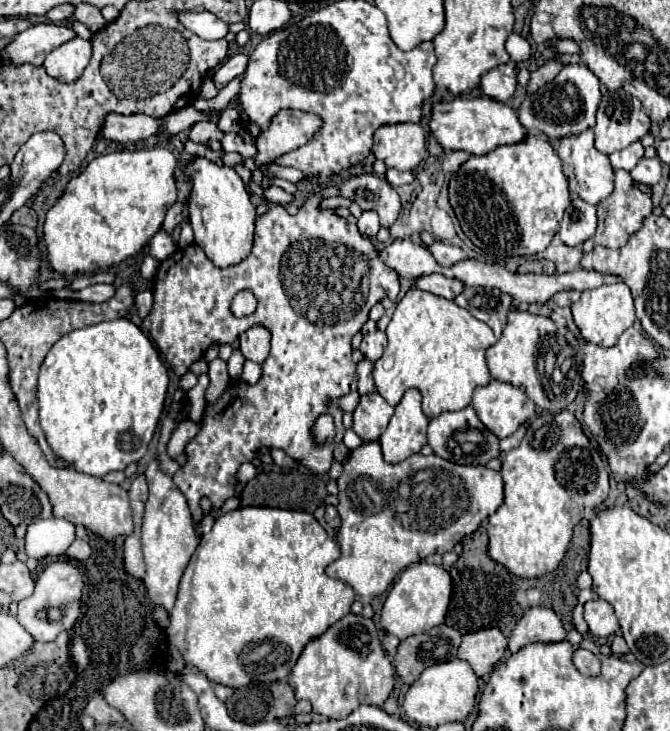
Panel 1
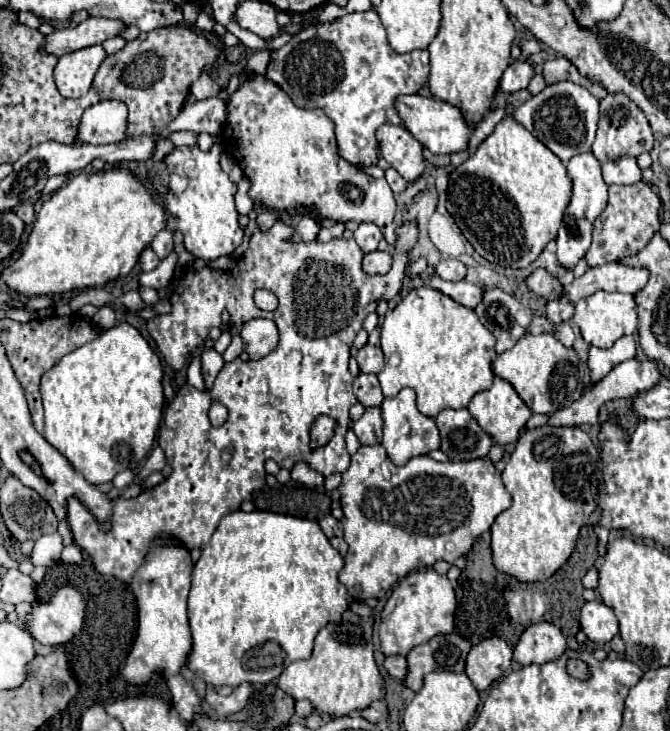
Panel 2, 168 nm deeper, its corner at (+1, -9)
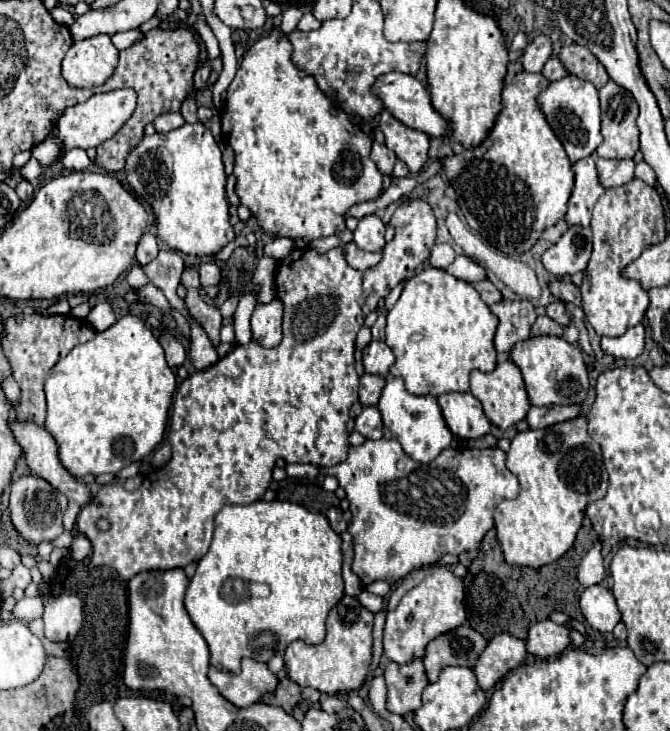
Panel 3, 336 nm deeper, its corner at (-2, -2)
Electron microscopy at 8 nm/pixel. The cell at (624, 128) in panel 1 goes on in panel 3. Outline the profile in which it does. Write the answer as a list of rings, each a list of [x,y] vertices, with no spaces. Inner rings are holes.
[[[607,82],[599,90],[601,100],[601,136],[603,142],[597,148],[599,158],[633,158],[639,150],[637,114],[639,106],[635,98],[615,82]]]

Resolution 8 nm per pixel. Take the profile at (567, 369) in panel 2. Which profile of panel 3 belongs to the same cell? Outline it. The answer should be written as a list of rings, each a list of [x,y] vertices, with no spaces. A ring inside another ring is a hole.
[[[531,336],[517,342],[509,356],[523,374],[525,388],[533,406],[583,404],[589,390],[589,378],[581,348],[577,344],[569,344],[559,336]]]

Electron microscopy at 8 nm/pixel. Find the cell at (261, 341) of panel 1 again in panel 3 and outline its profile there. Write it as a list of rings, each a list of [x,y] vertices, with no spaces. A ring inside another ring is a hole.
[[[279,300],[257,306],[251,316],[253,340],[265,348],[277,346],[281,342],[281,316],[283,316],[283,304]]]

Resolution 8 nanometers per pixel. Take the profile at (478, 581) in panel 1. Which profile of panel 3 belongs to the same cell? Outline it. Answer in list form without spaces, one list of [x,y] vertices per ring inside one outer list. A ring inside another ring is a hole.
[[[585,520],[583,528],[579,530],[575,546],[559,560],[555,560],[551,566],[542,566],[538,569],[529,567],[509,566],[503,560],[501,546],[497,542],[495,530],[491,528],[481,546],[477,558],[471,562],[465,582],[465,608],[467,608],[467,620],[469,624],[483,634],[483,638],[491,640],[499,632],[507,632],[515,638],[525,640],[527,630],[532,624],[546,620],[551,612],[565,612],[569,618],[577,622],[585,622],[583,612],[579,608],[579,598],[585,592],[585,586],[577,580],[577,568],[581,556],[587,552],[587,546],[597,538],[597,534],[591,528],[591,522]]]

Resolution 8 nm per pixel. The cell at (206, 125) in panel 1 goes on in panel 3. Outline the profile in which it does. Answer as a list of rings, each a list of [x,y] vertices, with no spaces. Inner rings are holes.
[[[171,112],[171,114],[163,114],[163,116],[159,116],[155,122],[153,122],[153,126],[155,126],[155,130],[159,132],[159,134],[167,134],[167,132],[171,132],[171,130],[175,130],[175,128],[179,128],[179,126],[183,126],[185,124],[185,120],[183,120],[183,116],[179,114],[179,112]]]

